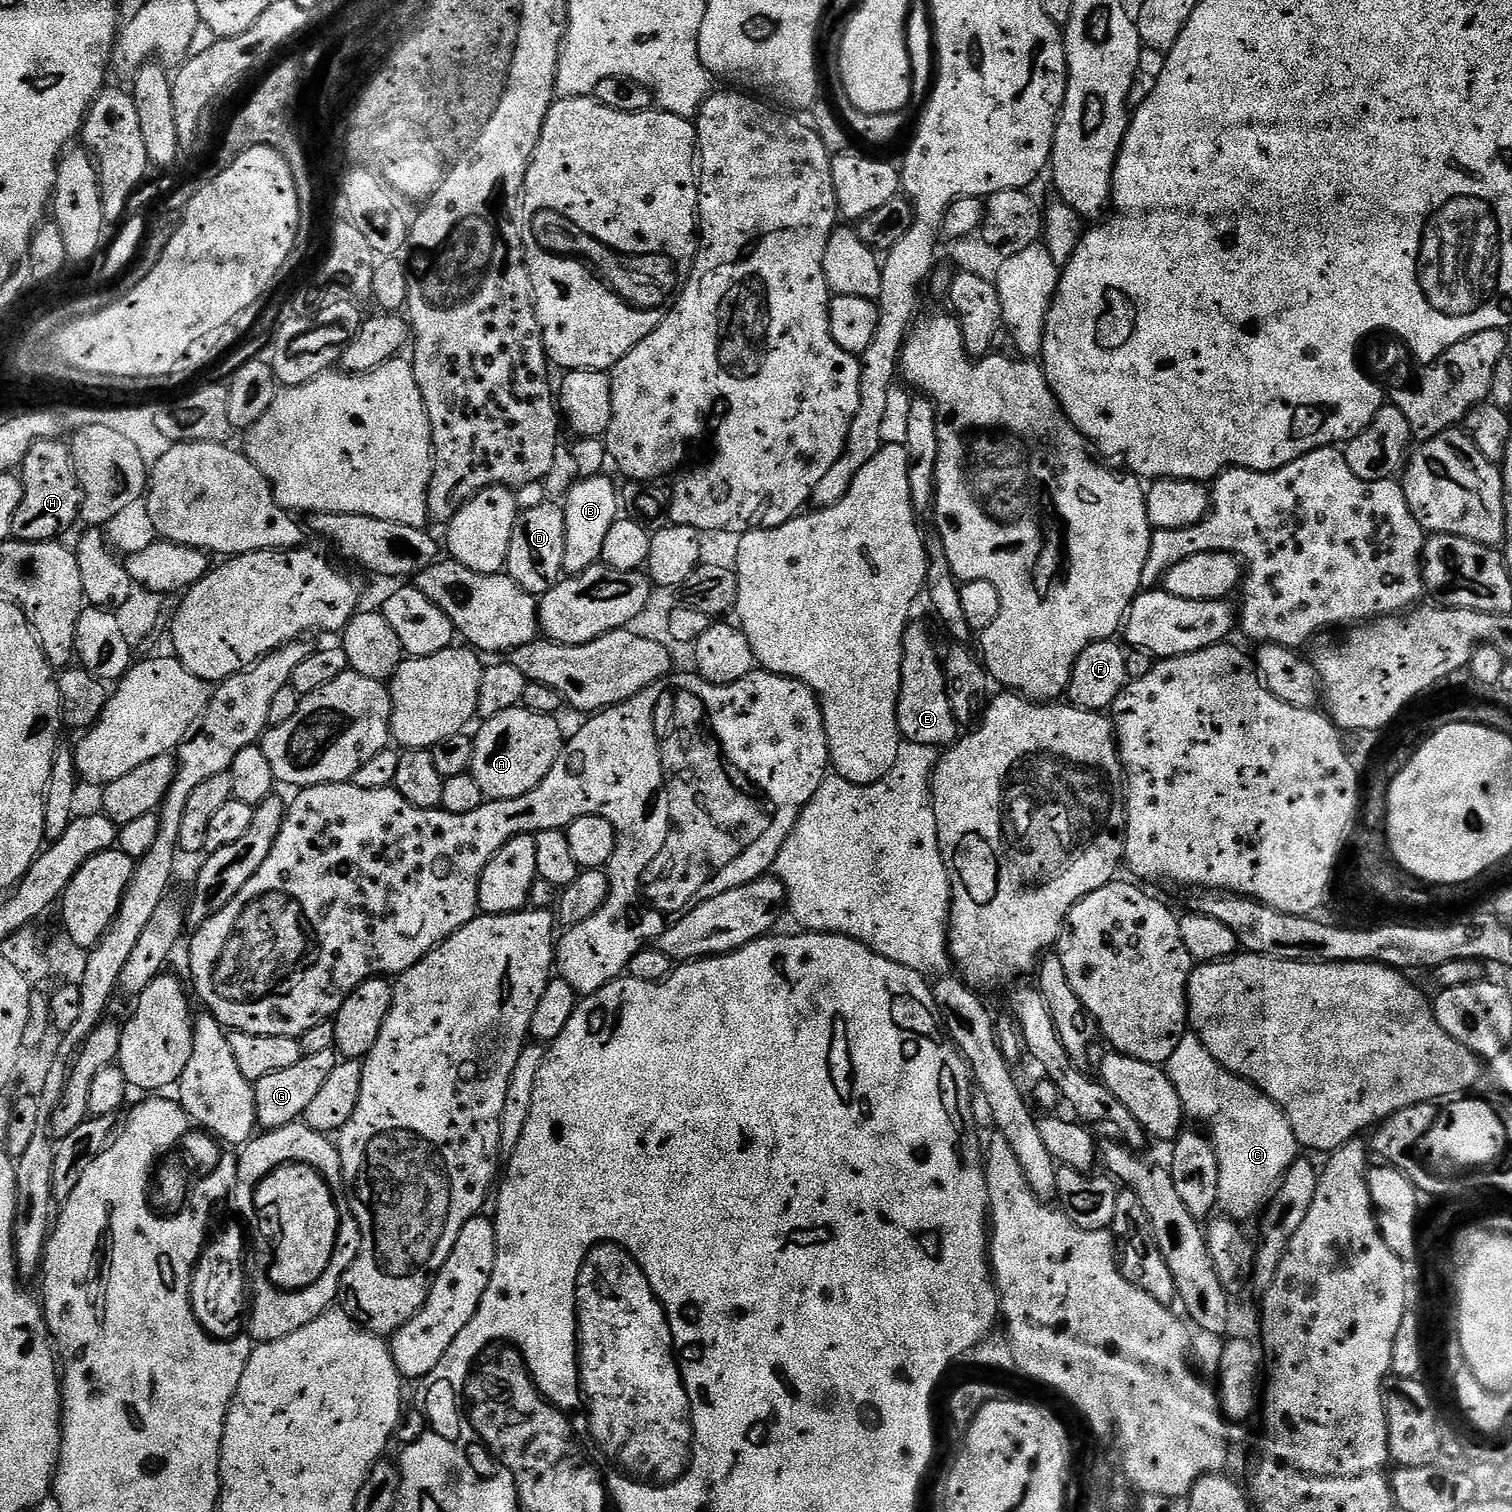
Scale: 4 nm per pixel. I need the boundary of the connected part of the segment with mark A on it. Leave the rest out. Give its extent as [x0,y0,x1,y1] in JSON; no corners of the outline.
[470,706,566,800]

